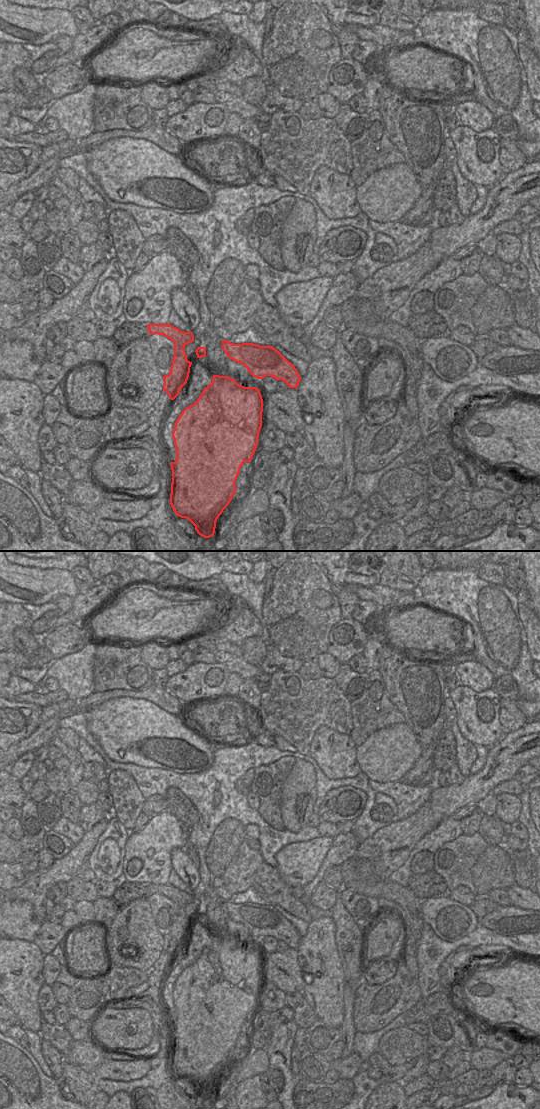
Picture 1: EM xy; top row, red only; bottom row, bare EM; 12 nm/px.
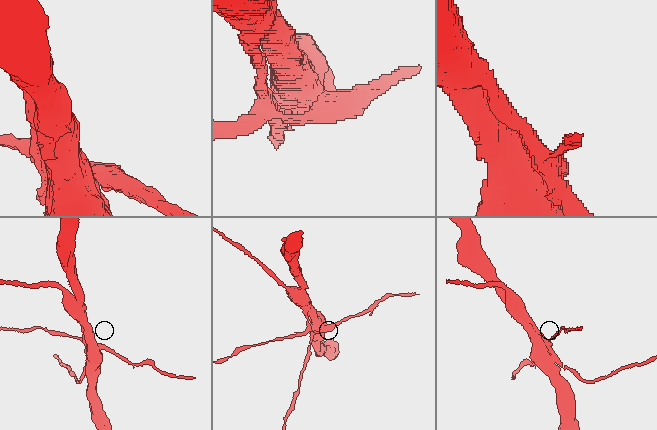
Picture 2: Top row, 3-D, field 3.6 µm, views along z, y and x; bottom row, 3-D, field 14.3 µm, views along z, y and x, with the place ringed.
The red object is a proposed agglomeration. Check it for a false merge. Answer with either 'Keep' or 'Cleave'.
Cleave

